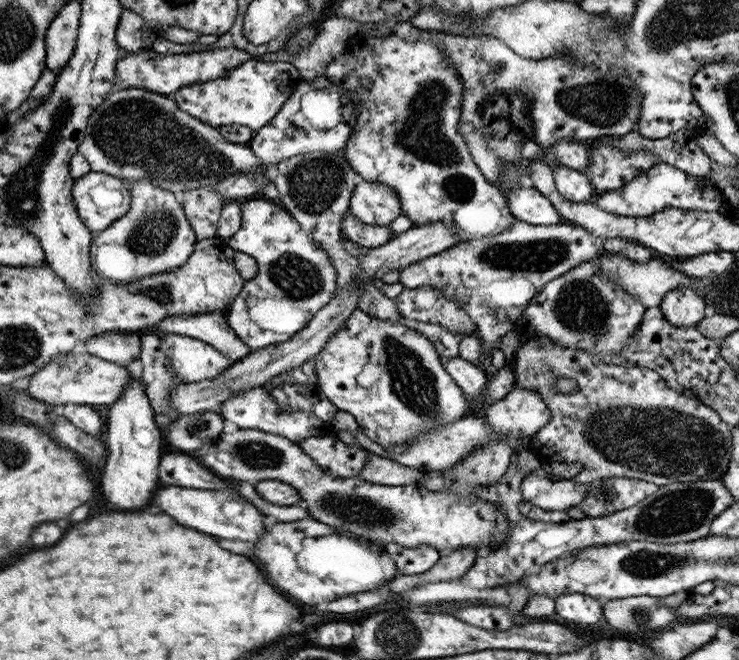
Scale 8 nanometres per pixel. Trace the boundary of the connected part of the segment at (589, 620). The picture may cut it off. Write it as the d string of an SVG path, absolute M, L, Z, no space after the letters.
M580 593L564 594L555 598L558 616L572 624L596 624L604 616L602 606L598 599Z

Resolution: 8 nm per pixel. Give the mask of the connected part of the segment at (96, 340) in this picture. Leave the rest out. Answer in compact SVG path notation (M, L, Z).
M106 332L87 338L80 346L88 353L126 367L140 358L141 337L131 332Z

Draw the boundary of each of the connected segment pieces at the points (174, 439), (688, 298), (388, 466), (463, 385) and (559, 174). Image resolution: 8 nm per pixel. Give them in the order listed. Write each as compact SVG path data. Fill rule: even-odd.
M196 411L166 424L169 448L195 453L212 443L223 432L224 419L219 412Z
M678 287L662 298L660 310L676 327L692 327L705 318L705 300L692 287Z
M368 451L368 463L360 473L360 478L366 482L374 482L382 486L414 485L422 478L423 471L398 464L392 459L386 459Z
M452 357L446 364L445 369L454 379L456 384L464 391L466 396L472 396L475 401L486 389L488 378L484 370L480 369L479 364L472 364L467 360Z
M559 165L554 168L553 176L556 189L571 202L588 203L595 193L587 171L572 170Z

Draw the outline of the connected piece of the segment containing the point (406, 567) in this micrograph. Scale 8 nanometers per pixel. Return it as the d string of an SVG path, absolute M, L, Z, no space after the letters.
M388 542L382 544L384 550L390 554L396 564L397 575L424 574L430 570L443 553L430 545L420 545L419 547L404 547L398 543Z

